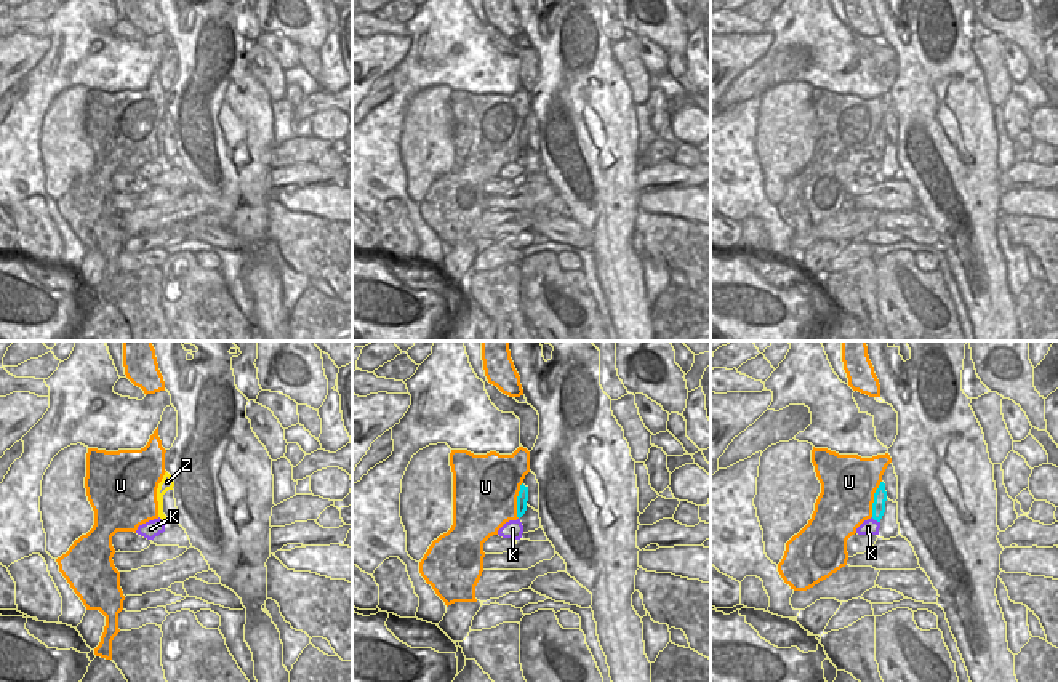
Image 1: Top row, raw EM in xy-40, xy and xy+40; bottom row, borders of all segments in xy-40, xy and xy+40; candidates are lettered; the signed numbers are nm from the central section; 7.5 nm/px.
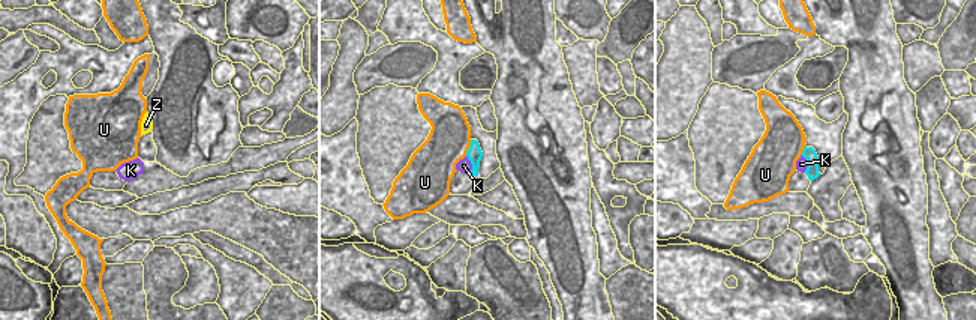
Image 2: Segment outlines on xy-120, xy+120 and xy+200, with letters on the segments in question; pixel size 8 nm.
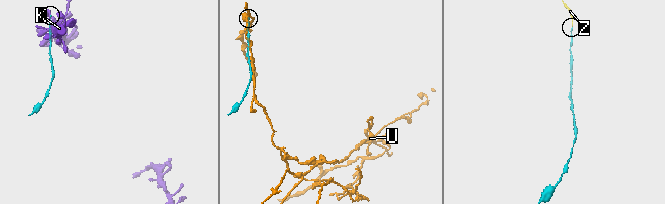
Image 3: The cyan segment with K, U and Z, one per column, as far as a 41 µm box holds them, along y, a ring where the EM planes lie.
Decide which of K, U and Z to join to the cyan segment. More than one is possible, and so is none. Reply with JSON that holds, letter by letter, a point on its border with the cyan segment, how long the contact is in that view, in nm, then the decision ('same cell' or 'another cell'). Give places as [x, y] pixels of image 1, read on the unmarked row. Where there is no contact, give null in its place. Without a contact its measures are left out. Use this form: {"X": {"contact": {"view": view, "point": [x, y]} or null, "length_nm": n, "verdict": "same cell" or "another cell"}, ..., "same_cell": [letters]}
{"K": {"contact": {"view": "xy+40", "point": [876, 160]}, "length_nm": 80, "verdict": "another cell"}, "U": {"contact": {"view": "xy", "point": [517, 141]}, "length_nm": 280, "verdict": "another cell"}, "Z": {"contact": null, "verdict": "same cell"}, "same_cell": ["Z"]}

